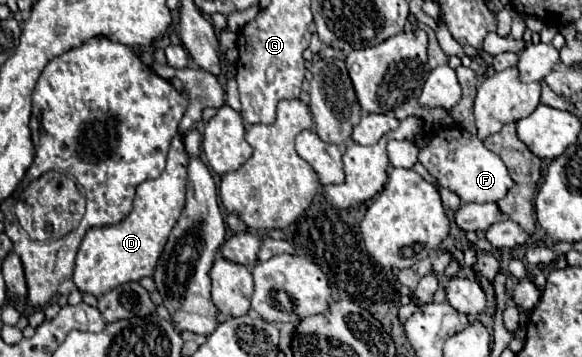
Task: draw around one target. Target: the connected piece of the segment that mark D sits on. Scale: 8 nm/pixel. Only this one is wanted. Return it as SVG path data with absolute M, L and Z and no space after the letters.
M175 136L169 148L167 166L161 172L161 176L155 180L145 180L137 186L137 196L131 214L115 226L93 228L87 232L79 248L73 272L73 282L81 292L103 296L119 284L135 282L143 276L153 274L155 262L159 260L165 242L185 208L187 164L189 156L185 152L183 136Z

